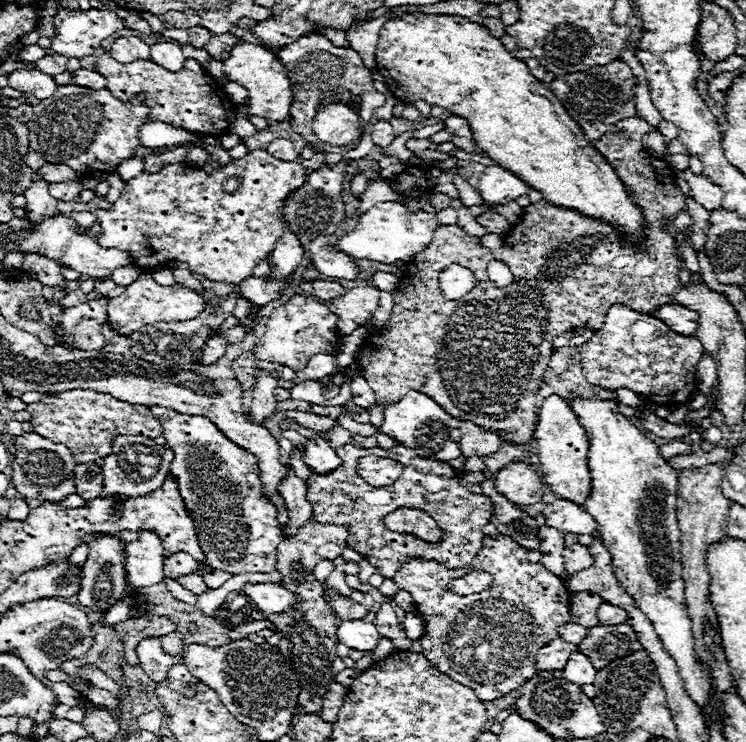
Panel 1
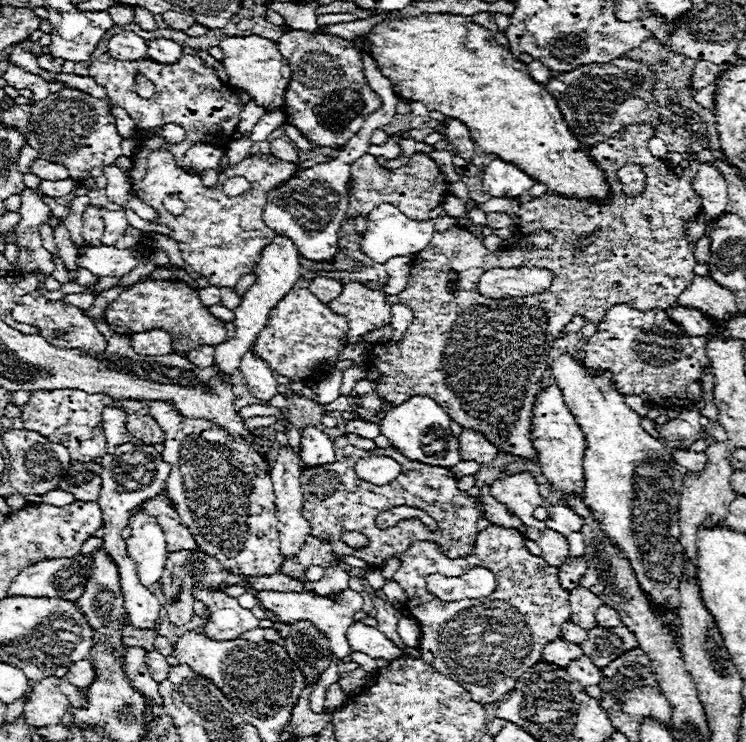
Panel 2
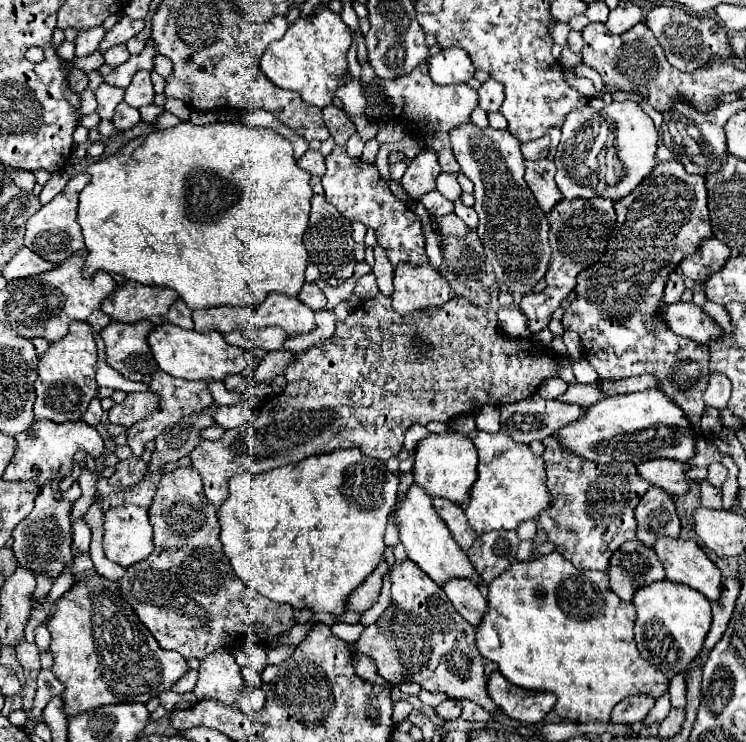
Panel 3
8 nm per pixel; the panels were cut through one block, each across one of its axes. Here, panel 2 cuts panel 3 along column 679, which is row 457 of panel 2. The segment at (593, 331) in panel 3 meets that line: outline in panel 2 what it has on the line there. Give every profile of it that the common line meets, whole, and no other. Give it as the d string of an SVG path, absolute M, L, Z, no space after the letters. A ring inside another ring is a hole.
M148 402L150 414L156 418L166 434L162 460L170 464L172 472L166 482L166 494L170 504L180 516L180 522L194 536L196 544L220 560L220 564L232 574L240 576L270 576L280 570L280 542L278 542L278 518L274 506L274 492L270 480L270 464L260 456L244 438L232 438L224 428L204 418L186 418L170 402ZM346 436L334 438L334 450L336 450L336 462L328 466L306 466L300 476L300 490L304 498L304 510L302 516L310 522L312 536L318 540L326 540L332 544L334 556L340 560L344 556L356 556L366 560L374 568L382 568L386 560L394 554L404 554L404 550L416 542L416 540L430 540L436 542L450 558L460 558L470 554L470 548L476 540L478 528L476 522L482 518L482 506L478 498L466 496L466 492L458 490L456 478L450 470L444 470L440 466L424 466L422 462L412 462L404 458L396 448L386 448L384 456L396 460L400 464L400 474L396 480L392 480L386 486L374 486L362 478L356 476L354 464L360 458L368 456L368 450L360 450L356 446L348 444ZM394 506L416 506L426 510L438 524L436 534L428 532L426 528L420 528L420 524L408 526L412 522L390 526L388 530L380 530L376 526L376 516L388 508ZM356 530L370 538L370 544L362 550L354 550L348 544L340 540L342 532Z

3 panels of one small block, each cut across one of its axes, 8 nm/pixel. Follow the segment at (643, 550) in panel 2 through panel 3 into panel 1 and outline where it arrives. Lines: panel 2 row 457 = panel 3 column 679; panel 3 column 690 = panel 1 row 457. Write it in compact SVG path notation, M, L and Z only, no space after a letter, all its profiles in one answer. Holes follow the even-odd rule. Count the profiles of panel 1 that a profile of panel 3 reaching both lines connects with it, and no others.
M574 400L572 408L580 418L584 430L590 438L590 474L592 474L592 494L584 502L584 510L596 518L598 536L604 542L606 550L612 554L612 570L616 570L616 578L632 598L636 598L636 606L648 614L656 634L660 634L668 654L672 654L674 662L680 666L680 678L688 696L700 706L702 714L710 714L712 706L706 704L712 696L710 668L700 664L694 652L692 638L692 622L686 612L684 598L684 578L682 578L682 562L680 562L680 528L676 522L676 488L678 488L678 472L666 464L666 460L658 454L658 446L648 440L630 418L620 414L616 402L612 400Z

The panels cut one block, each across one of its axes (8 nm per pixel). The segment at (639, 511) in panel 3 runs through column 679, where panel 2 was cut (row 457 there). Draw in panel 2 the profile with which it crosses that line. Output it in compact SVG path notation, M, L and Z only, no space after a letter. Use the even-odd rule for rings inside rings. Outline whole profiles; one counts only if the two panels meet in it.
M649 124L630 125L628 130L624 130L622 138L612 138L612 142L600 142L600 146L590 148L590 158L604 172L612 190L608 202L562 198L558 194L544 192L538 198L520 204L518 232L530 234L536 228L546 228L552 230L552 234L556 236L556 242L546 250L490 252L464 228L454 226L446 232L436 232L432 236L432 242L428 244L428 250L422 250L414 258L408 286L404 292L398 294L400 302L412 306L414 322L408 326L404 338L398 344L386 342L370 348L370 366L378 366L382 370L382 380L374 384L376 394L380 394L380 398L390 402L392 406L400 406L416 394L428 394L430 398L440 402L440 406L444 406L454 422L458 422L462 428L480 432L498 448L498 452L514 454L522 460L534 460L536 450L530 440L530 418L534 398L540 392L542 374L548 368L546 362L540 362L538 348L550 346L542 344L542 338L552 342L552 338L556 338L564 330L564 326L576 312L582 312L586 322L596 324L614 304L630 304L638 310L674 308L678 304L678 296L694 278L692 270L696 266L696 242L688 242L684 224L702 214L702 198L692 188L692 180L698 174L700 162L696 162L696 158L690 158L690 166L684 168L684 174L678 177L663 160L650 154L647 144L654 134L655 130ZM616 162L642 166L646 174L646 188L640 196L626 198L620 190L616 190ZM494 266L548 268L554 272L554 282L540 296L516 298L514 302L486 300L478 294L478 280L486 270ZM450 270L458 274L458 294L446 290L446 274Z

